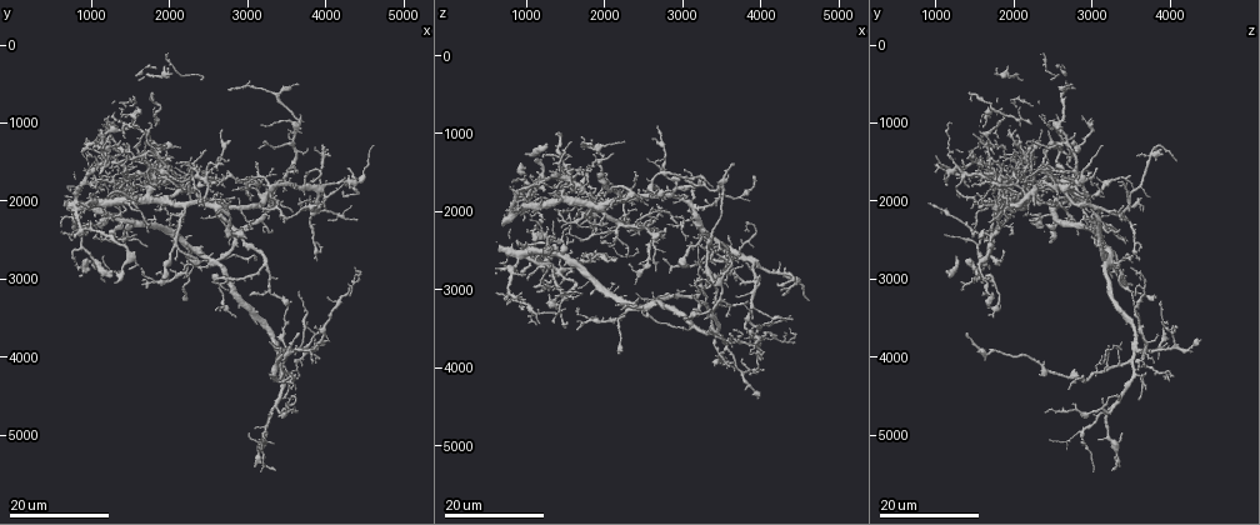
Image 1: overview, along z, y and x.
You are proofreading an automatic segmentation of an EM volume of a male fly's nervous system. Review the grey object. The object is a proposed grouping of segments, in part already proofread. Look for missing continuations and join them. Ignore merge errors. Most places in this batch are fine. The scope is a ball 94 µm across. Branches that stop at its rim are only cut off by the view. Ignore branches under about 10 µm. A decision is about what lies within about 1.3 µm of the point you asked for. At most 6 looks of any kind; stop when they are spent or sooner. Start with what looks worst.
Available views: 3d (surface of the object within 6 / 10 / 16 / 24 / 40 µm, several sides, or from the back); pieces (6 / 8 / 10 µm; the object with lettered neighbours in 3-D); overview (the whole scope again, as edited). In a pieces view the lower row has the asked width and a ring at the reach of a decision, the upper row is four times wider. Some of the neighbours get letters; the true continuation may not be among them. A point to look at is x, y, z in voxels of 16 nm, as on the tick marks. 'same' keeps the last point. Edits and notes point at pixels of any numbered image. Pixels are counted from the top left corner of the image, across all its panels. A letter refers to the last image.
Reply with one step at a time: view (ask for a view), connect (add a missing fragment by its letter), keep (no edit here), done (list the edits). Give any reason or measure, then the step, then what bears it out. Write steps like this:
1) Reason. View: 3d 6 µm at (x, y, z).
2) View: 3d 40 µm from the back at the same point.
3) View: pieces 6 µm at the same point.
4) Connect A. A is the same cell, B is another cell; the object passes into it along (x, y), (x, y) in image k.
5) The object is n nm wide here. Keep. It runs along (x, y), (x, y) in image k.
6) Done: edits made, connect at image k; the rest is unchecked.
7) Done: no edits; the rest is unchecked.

Free end. View: 3d 24 µm at (3650, 2050, 2800).

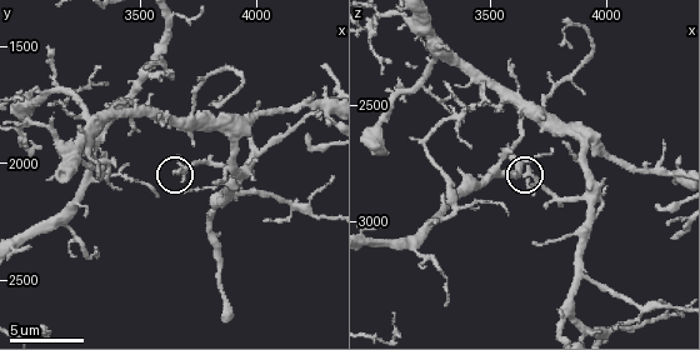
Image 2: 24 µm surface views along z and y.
View: pieces 10 µm at (3670, 2030, 2770).

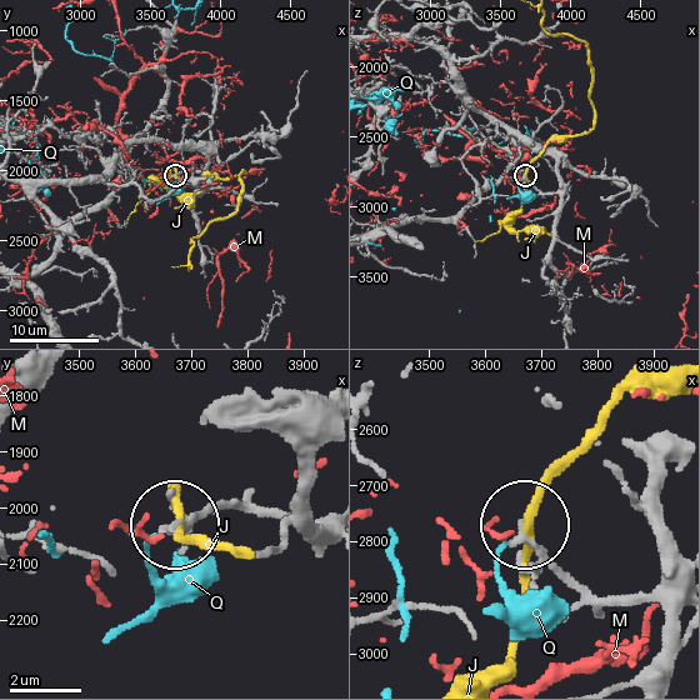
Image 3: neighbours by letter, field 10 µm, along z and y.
Keep. J, M and Q are other cells; it runs along (638, 445), (665, 544), (655, 589), (593, 594), (524, 529) in image 3; none of them fits.

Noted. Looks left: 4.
Long arm stops here. View: 3d 16 µm at (3650, 3700, 1350).

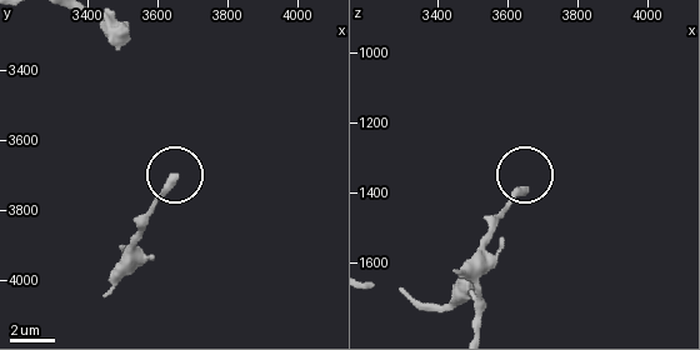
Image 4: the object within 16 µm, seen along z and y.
What lies round it. View: pieces 10 µm at (3650, 3710, 1400).

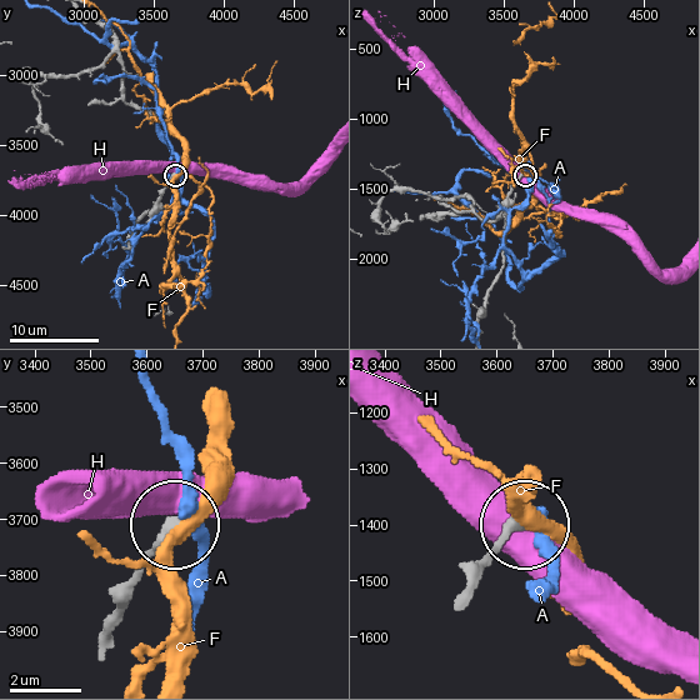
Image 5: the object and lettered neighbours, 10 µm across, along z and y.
The object is 320 nm wide here. Keep. A, F and H are other cells; it runs along (460, 594), (520, 525) in image 5; no lettered fragment goes on from it.

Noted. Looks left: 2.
End of a long branch. View: 3d 16 µm at (3900, 2050, 1550).

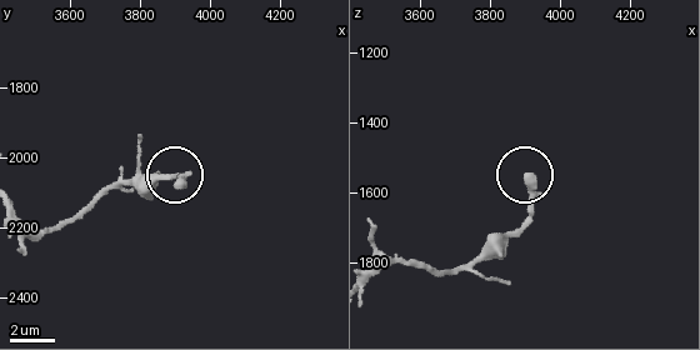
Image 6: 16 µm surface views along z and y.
View: pieces 6 µm at (3920, 2070, 1550).

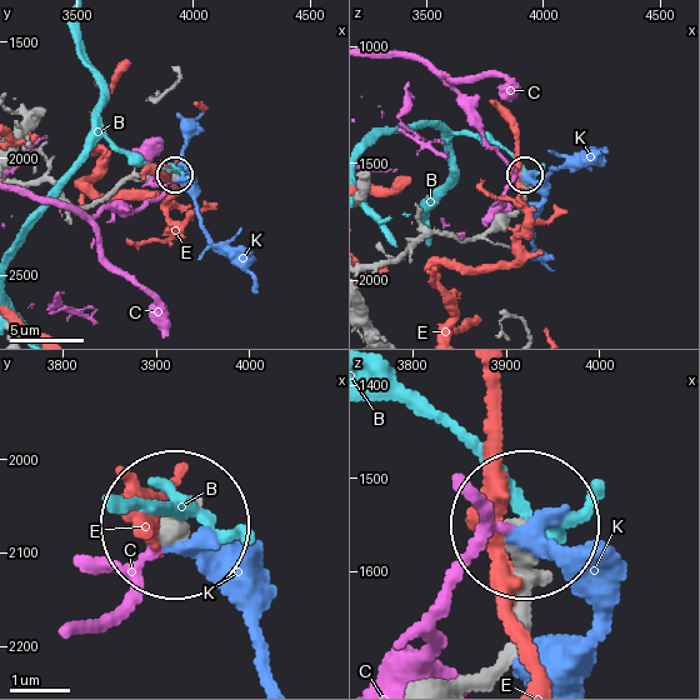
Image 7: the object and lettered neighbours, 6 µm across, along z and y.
Keep. B, C, E and K are other cells; none of them fits.

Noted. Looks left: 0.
Done: no edits; the rest is unchecked.

